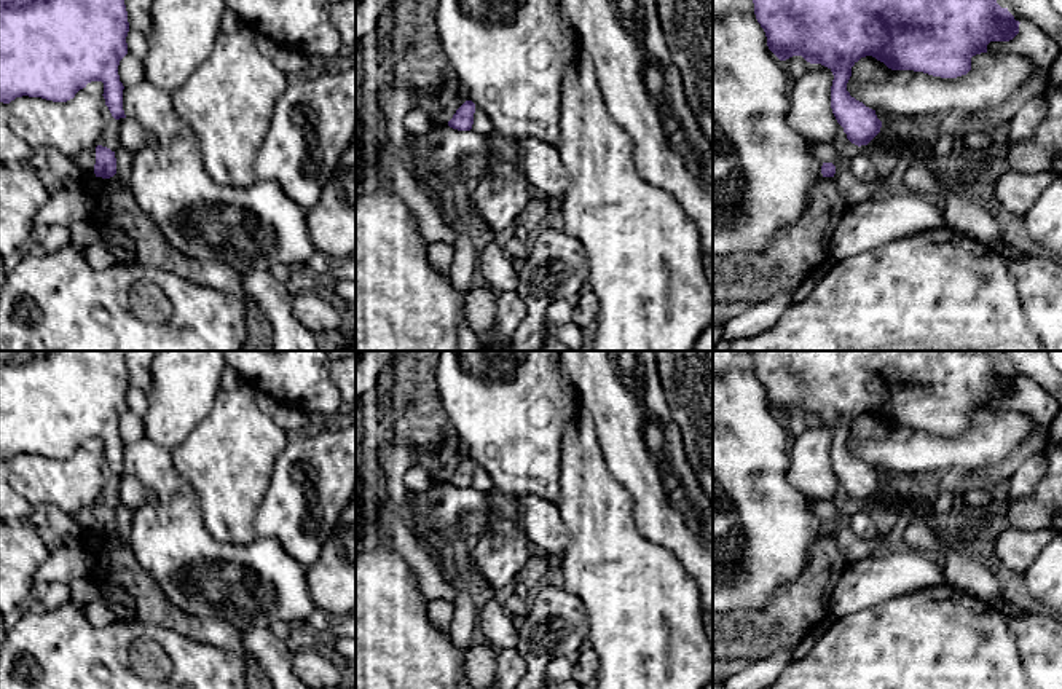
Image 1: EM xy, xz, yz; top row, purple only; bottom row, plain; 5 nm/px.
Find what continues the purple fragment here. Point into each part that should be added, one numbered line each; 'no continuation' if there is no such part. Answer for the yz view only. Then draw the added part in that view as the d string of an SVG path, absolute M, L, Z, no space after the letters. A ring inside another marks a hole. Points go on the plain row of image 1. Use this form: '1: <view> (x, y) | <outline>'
no continuation

